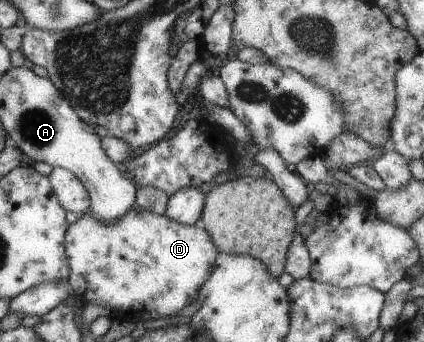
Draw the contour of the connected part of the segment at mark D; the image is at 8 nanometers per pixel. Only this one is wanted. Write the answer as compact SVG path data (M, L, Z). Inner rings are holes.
M132 204L130 210L114 222L98 222L92 214L84 212L83 216L67 225L64 244L69 264L69 289L76 300L107 306L110 319L137 324L150 318L172 316L190 304L212 272L218 254L212 238L198 224L178 224L163 214L142 210L136 204Z

